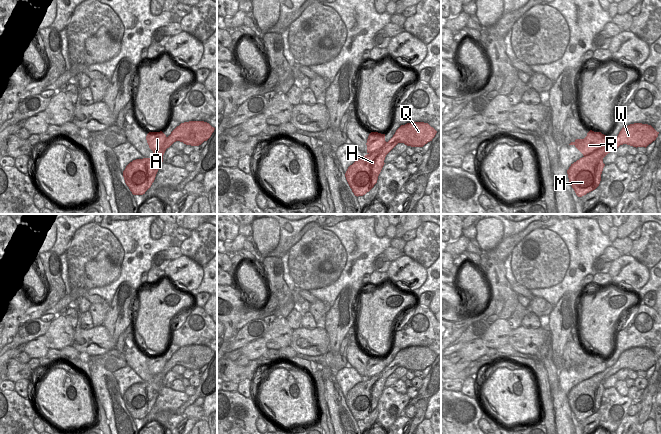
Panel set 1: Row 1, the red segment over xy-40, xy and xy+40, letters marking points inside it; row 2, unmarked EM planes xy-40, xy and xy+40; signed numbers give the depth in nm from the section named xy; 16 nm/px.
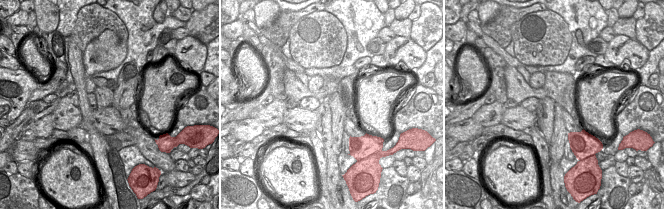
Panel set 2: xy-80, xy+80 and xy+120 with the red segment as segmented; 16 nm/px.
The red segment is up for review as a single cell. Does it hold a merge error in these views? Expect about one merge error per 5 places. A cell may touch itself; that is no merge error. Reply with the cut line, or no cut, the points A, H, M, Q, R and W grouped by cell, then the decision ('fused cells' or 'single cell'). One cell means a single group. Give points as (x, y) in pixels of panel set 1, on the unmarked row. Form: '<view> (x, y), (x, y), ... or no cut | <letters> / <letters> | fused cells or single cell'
xy+40 (605, 378), (589, 377), (584, 380) | A Q R W / H M | fused cells

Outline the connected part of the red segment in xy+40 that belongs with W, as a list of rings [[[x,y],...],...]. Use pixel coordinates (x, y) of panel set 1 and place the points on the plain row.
[[[634,347],[623,351],[617,362],[609,368],[606,367],[606,359],[601,356],[590,354],[584,363],[576,363],[569,369],[574,369],[583,380],[587,380],[591,377],[607,379],[623,368],[636,372],[646,372],[656,364],[658,358],[659,356],[657,356],[651,349]]]

